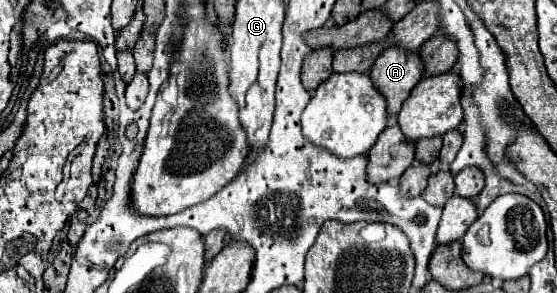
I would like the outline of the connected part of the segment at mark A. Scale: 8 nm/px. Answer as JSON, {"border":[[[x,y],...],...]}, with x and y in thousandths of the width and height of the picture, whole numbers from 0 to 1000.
{"border":[[[695,157],[684,191],[673,205],[670,232],[666,232],[666,273],[673,280],[673,294],[680,300],[684,321],[691,321],[695,334],[695,375],[698,389],[713,389],[720,375],[724,341],[734,328],[734,314],[741,307],[741,294],[759,266],[759,205],[752,191],[752,177],[734,177],[727,164],[716,157]]]}

